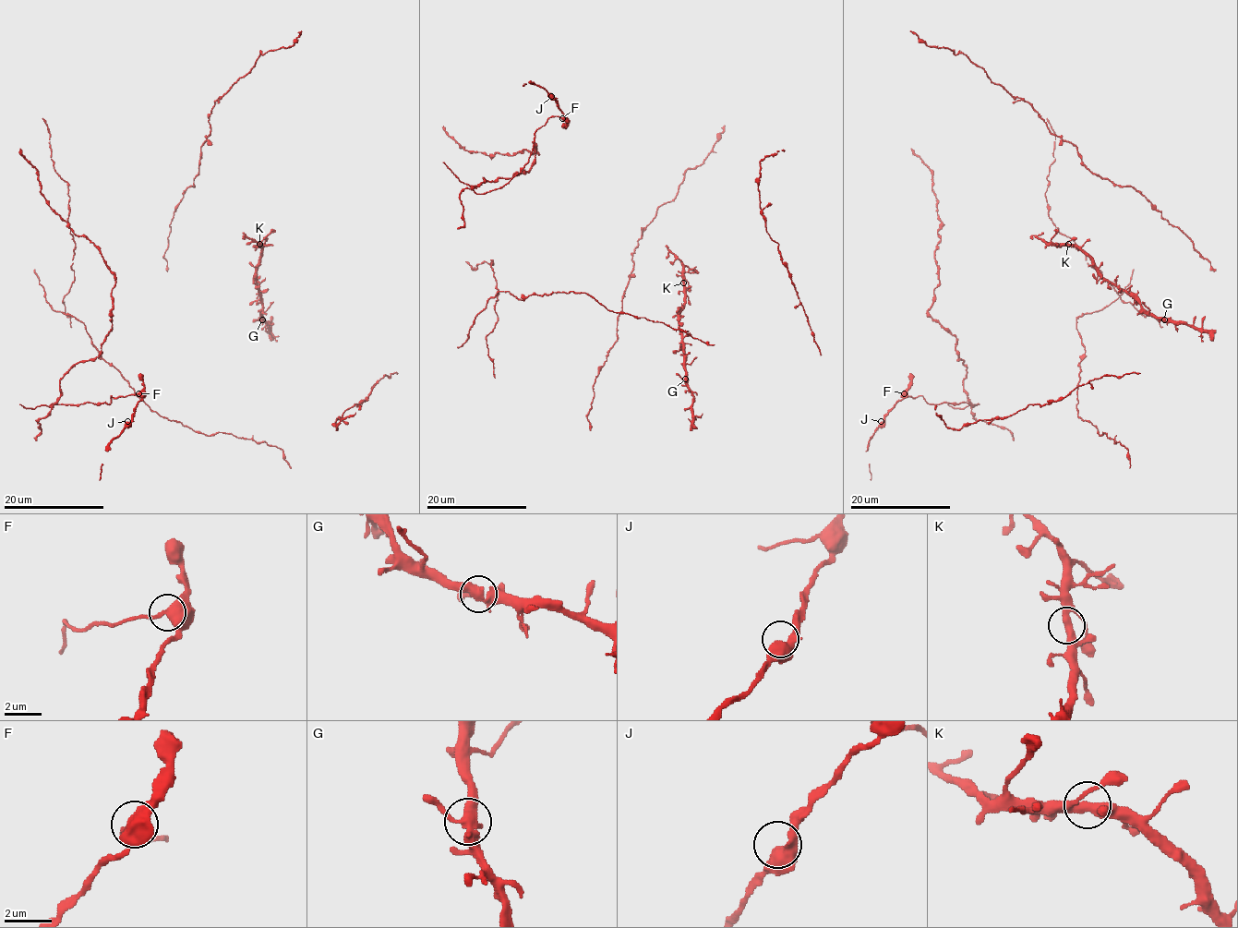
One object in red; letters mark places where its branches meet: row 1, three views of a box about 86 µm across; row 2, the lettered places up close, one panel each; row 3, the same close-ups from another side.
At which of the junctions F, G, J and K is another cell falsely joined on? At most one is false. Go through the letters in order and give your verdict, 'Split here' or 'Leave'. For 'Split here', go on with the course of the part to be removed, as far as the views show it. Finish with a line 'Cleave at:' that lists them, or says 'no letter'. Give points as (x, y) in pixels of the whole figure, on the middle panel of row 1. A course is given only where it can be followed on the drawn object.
F: Split here. Course of the part to remove: (562, 118), (483, 194), (483, 178), (527, 171), (536, 146), (488, 156), (443, 126)
G: Leave
J: Leave
K: Leave
Cleave at: F

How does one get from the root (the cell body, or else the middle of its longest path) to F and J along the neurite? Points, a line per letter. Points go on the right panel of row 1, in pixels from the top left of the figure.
F: (939, 267), (929, 314), (956, 338), (964, 391), (979, 404), (904, 393)
J: (939, 267), (929, 314), (956, 338), (964, 391), (979, 404), (902, 393), (881, 421)

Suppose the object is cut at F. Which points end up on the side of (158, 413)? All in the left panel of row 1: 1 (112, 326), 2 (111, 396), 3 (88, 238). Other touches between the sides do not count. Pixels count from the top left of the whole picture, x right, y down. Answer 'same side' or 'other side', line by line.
1: other side
2: other side
3: other side

